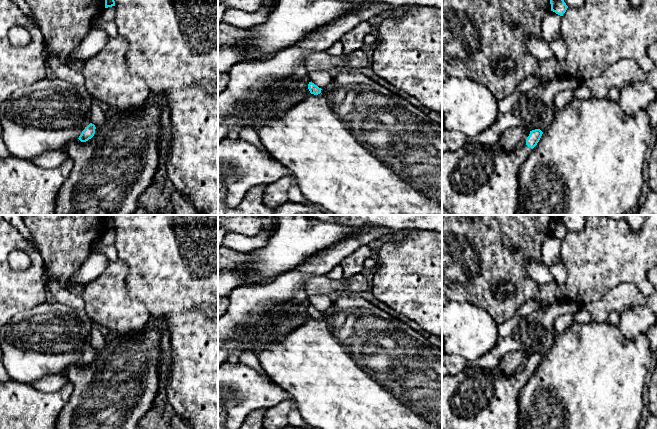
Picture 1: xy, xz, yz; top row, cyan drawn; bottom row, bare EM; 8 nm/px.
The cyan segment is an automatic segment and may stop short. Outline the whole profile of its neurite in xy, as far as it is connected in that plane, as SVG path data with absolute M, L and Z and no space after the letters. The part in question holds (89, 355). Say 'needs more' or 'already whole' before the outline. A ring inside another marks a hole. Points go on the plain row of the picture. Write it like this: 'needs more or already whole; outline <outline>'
already whole; outline M90 347L87 351L85 351L85 353L82 355L82 357L78 363L81 366L88 365L89 363L91 363L94 360L95 353L96 353L95 349Z

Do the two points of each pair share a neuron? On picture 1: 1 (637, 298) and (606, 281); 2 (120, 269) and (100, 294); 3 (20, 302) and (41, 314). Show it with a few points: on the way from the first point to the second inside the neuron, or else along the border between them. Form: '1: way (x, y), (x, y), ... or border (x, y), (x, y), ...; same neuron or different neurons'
1: border (638, 286), (631, 282), (621, 282), (596, 300); different neurons
2: way (114, 275), (112, 282), (106, 288); same neuron
3: border (45, 301), (16, 313), (10, 319); different neurons

